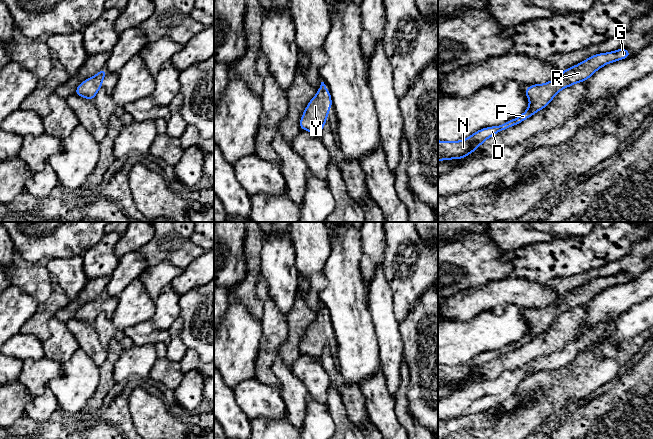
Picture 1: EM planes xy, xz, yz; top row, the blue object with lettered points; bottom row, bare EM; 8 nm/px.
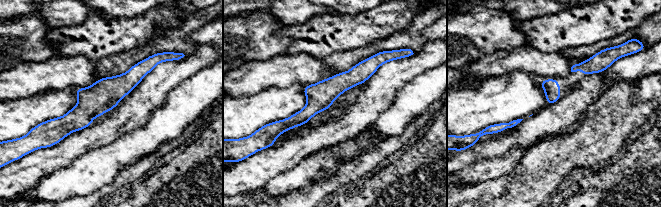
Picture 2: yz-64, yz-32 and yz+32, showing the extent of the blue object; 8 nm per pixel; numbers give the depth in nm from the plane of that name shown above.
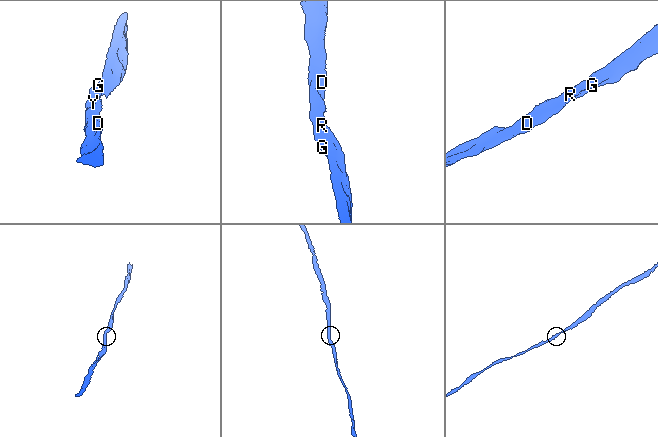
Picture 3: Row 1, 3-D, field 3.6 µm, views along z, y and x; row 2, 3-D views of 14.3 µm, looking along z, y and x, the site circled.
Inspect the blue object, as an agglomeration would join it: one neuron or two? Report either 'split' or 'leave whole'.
leave whole

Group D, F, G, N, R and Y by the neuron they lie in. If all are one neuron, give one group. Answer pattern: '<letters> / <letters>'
D F G N R Y

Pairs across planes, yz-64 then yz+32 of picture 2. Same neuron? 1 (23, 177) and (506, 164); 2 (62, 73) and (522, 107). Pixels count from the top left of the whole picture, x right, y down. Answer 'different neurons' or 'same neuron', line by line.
1: same neuron
2: different neurons

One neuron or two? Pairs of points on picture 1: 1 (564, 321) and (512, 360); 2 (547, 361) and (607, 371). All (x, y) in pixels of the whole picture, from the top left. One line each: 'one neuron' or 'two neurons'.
1: one neuron
2: two neurons

